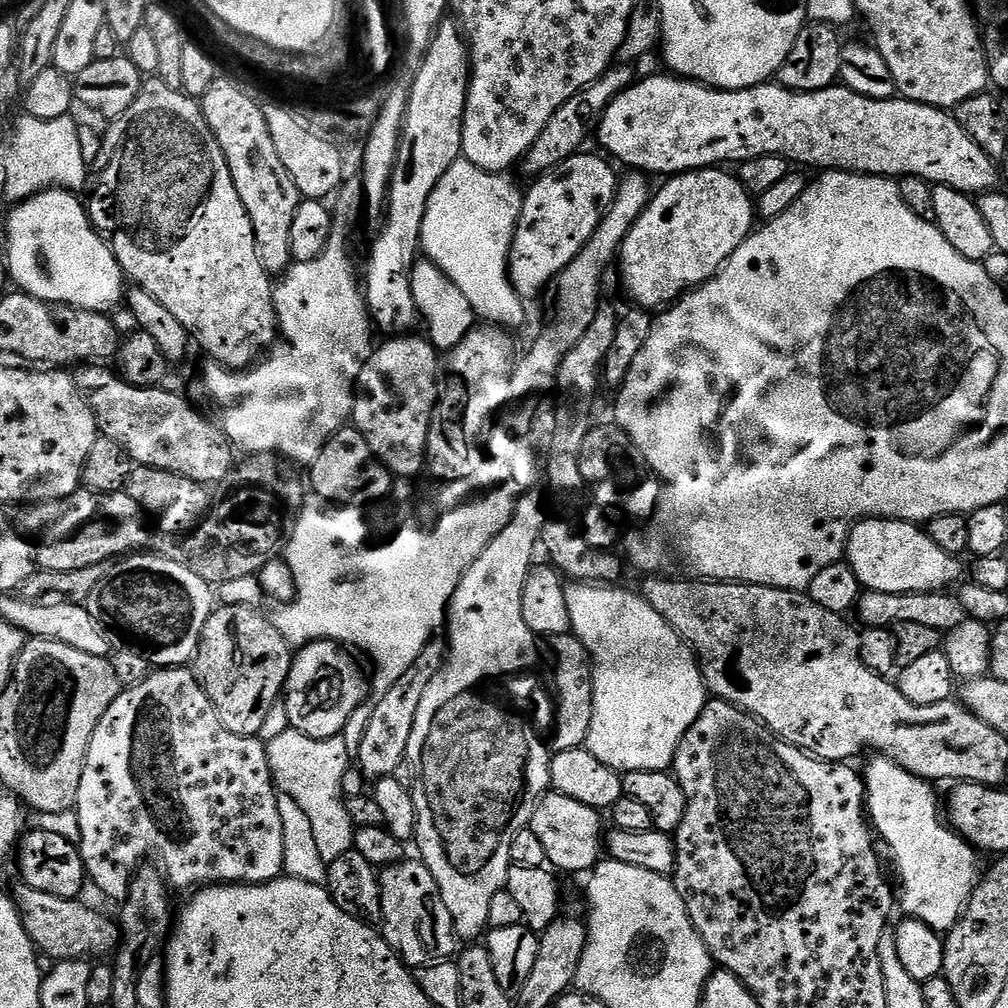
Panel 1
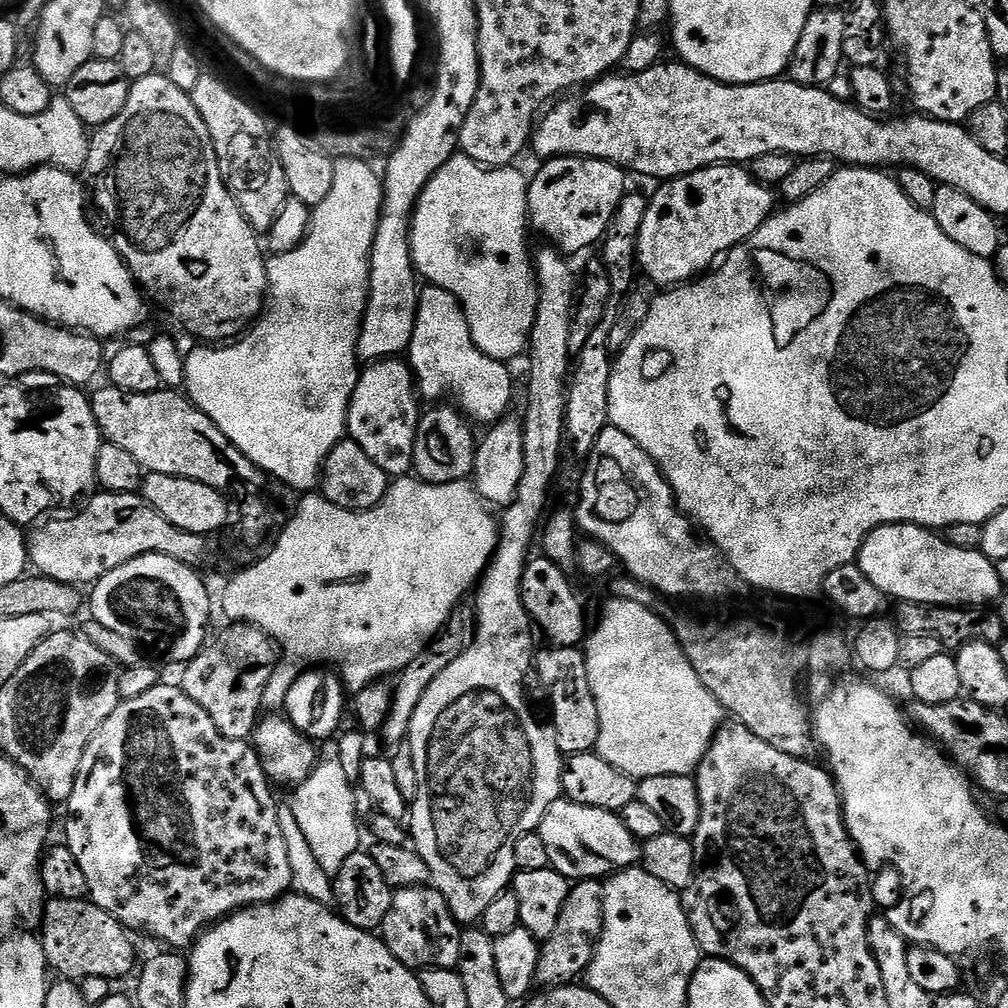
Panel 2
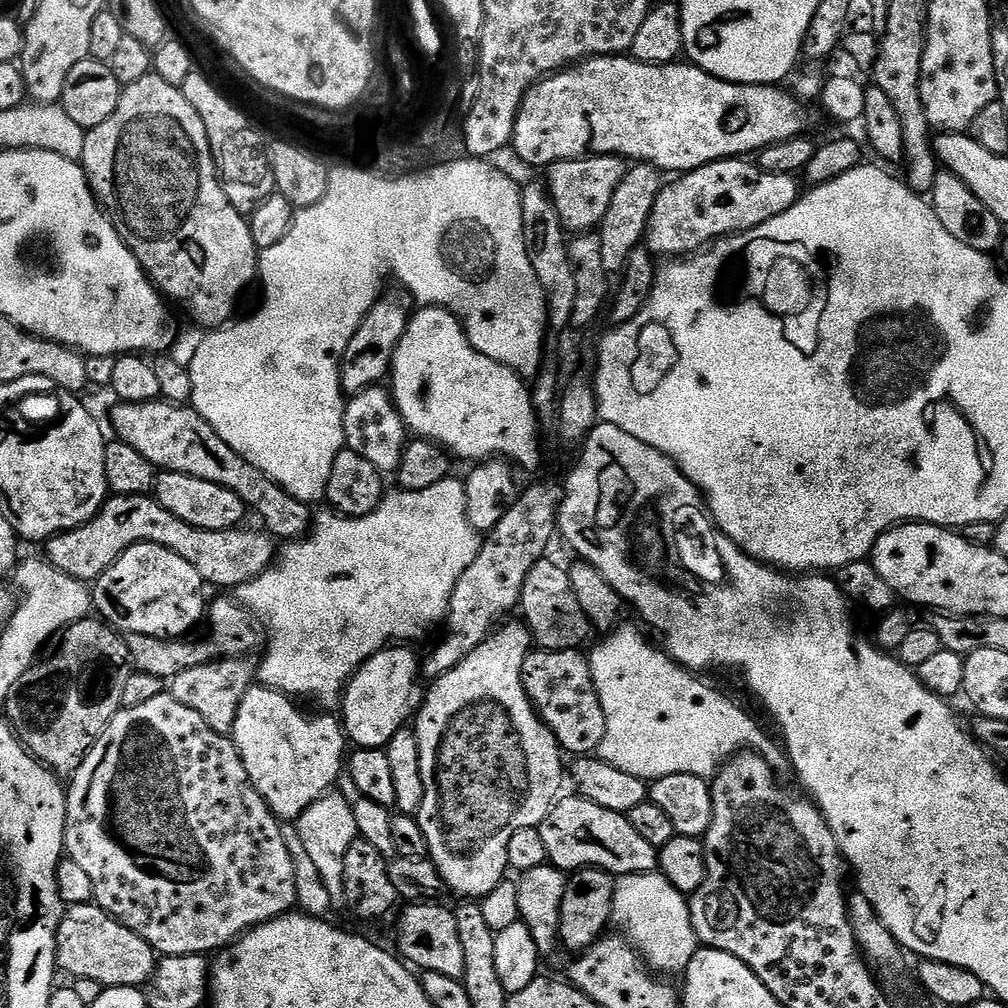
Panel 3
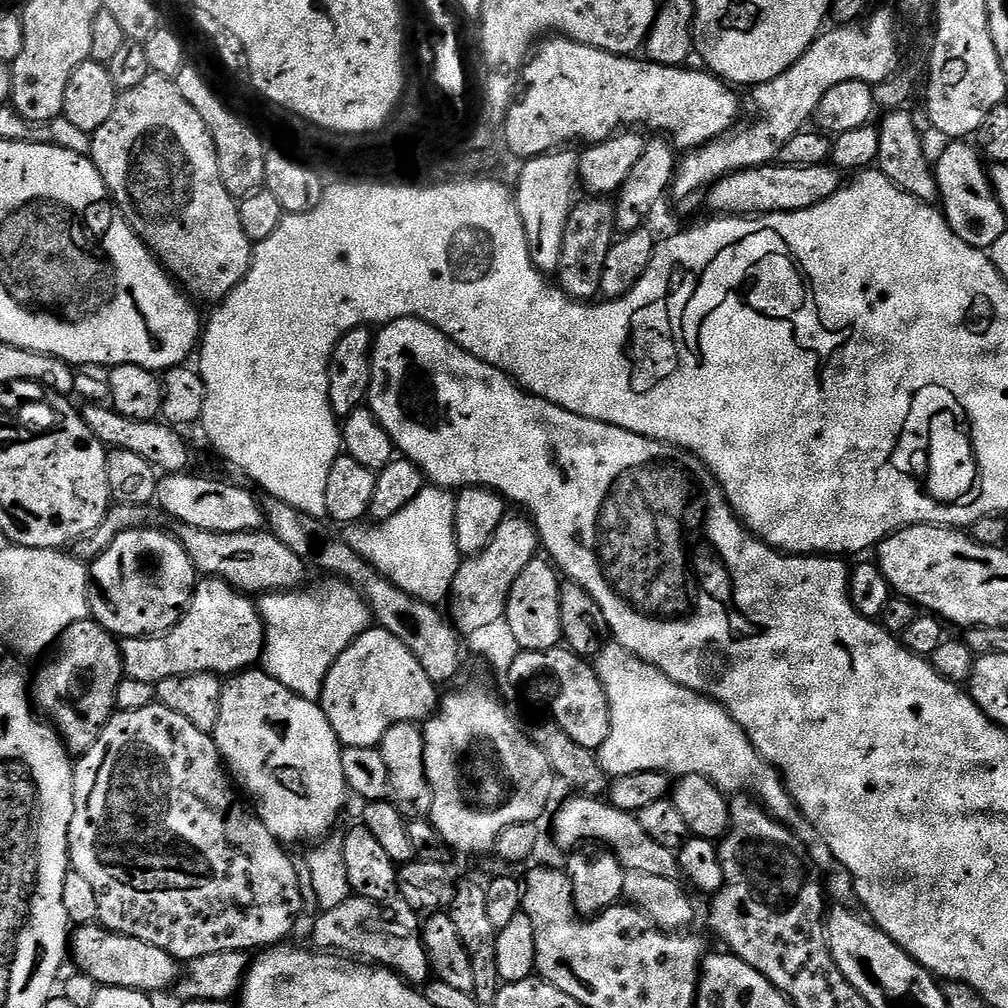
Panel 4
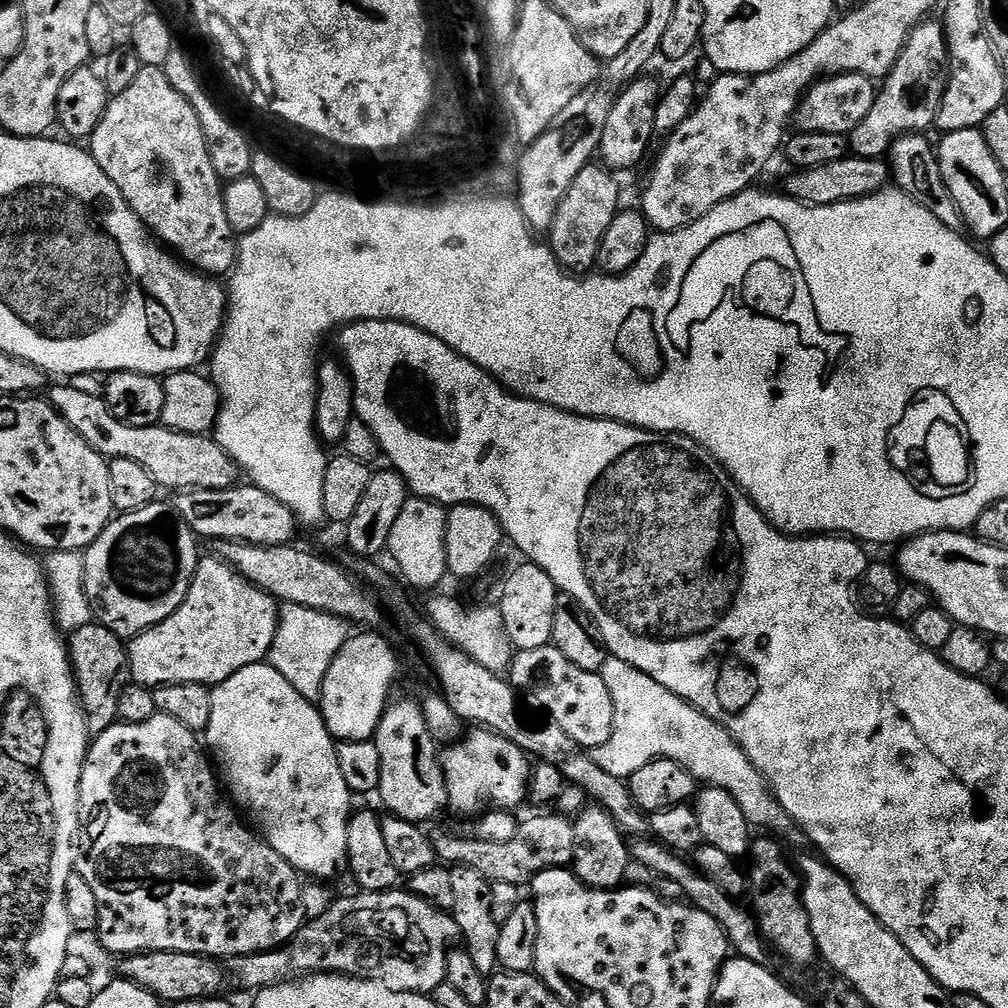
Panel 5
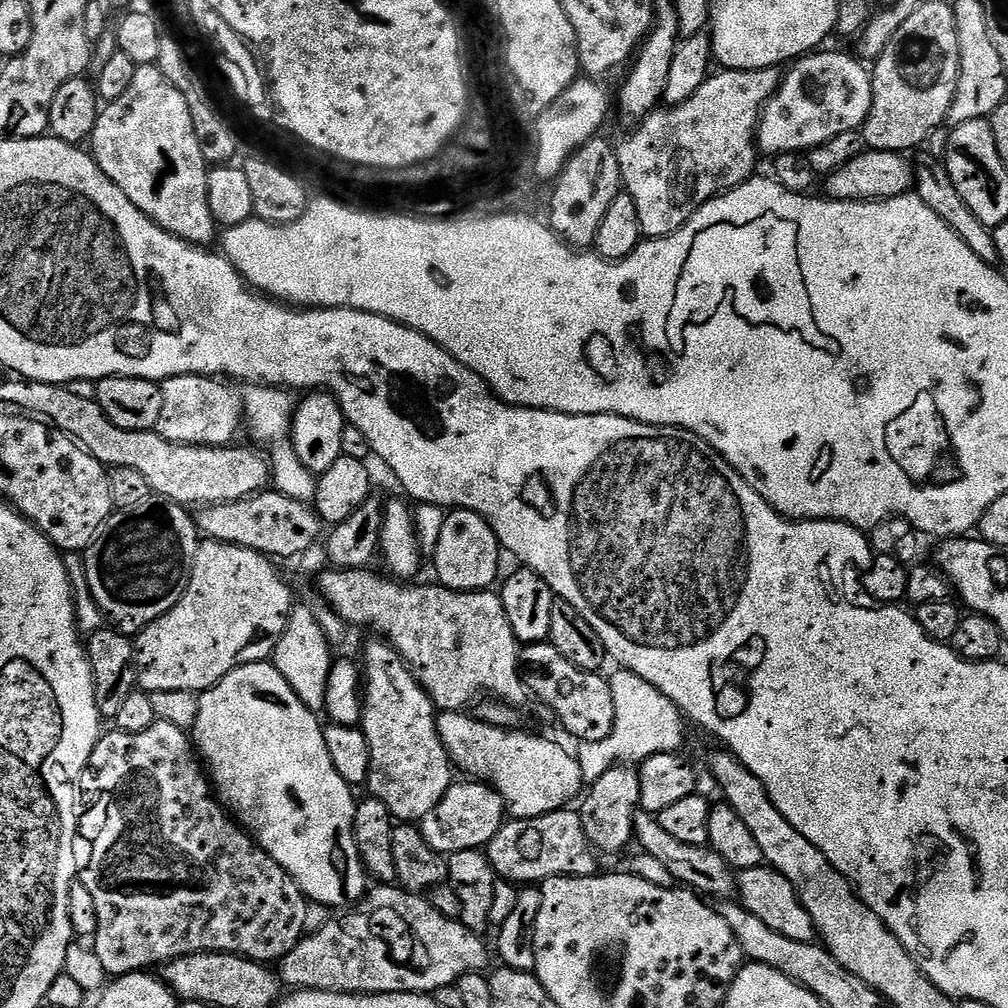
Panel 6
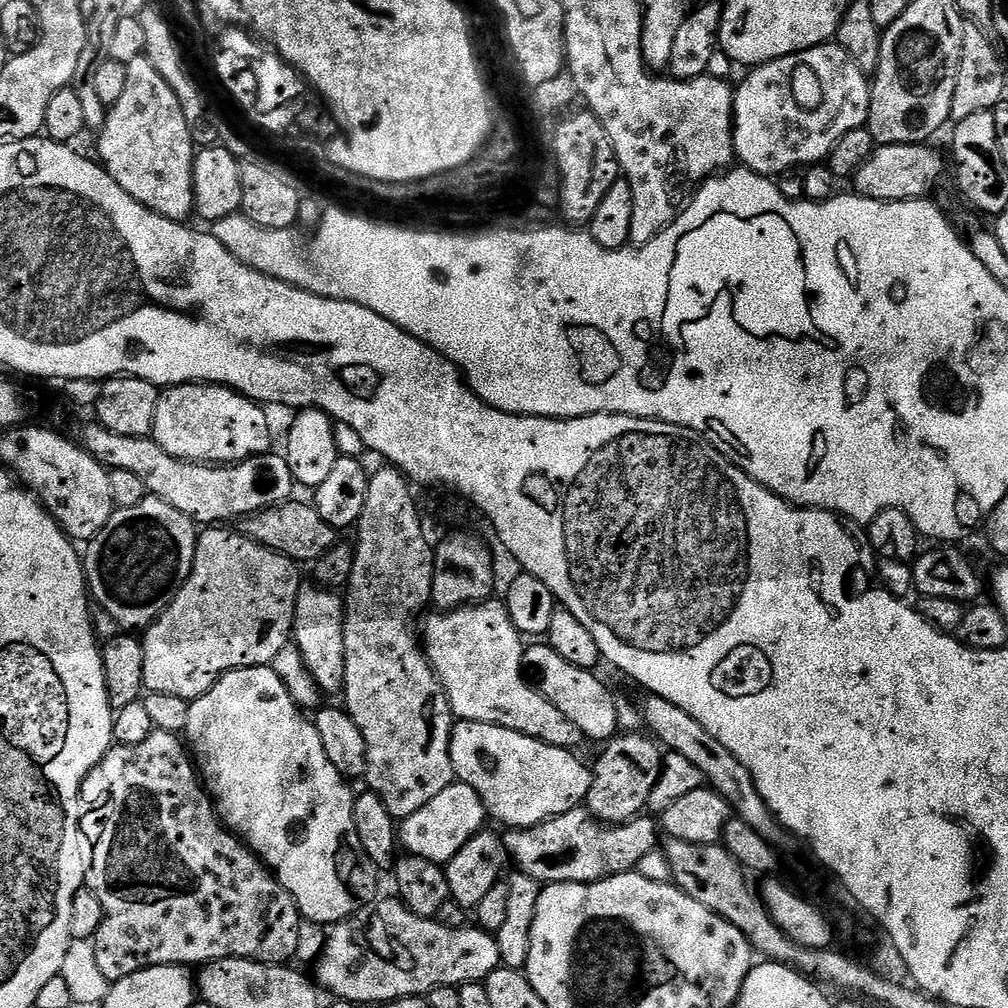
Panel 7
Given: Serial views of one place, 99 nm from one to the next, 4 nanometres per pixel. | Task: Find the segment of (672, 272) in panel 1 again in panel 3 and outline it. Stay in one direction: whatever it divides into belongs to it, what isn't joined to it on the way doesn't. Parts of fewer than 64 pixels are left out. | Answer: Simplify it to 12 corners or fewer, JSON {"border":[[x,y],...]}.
{"border":[[748,158],[665,183],[646,247],[684,258],[770,222],[796,176]]}

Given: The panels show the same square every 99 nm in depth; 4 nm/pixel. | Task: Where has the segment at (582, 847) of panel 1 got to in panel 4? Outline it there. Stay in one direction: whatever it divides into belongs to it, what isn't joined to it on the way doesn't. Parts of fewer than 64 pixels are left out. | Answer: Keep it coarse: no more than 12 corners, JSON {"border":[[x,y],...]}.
{"border":[[579,794],[552,820],[558,847],[609,848],[627,873],[681,879],[679,855],[633,813]]}

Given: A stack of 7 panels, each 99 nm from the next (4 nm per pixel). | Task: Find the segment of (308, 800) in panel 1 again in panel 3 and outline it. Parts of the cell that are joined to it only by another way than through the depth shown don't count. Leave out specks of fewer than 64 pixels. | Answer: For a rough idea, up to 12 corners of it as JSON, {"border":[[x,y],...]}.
{"border":[[325,793],[297,817],[333,907],[345,900],[346,852],[358,838],[351,801]]}

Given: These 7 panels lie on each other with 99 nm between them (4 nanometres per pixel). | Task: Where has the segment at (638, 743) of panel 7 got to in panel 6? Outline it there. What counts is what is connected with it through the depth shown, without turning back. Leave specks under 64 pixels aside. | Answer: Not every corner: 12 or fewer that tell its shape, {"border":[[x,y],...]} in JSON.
{"border":[[618,763],[578,804],[597,853],[634,840],[640,773]]}

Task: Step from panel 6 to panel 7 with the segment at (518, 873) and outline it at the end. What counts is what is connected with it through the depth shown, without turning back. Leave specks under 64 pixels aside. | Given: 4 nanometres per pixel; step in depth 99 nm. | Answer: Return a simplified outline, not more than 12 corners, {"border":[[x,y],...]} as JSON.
{"border":[[581,806],[505,831],[511,863],[541,885],[639,869],[662,829],[603,824]]}

